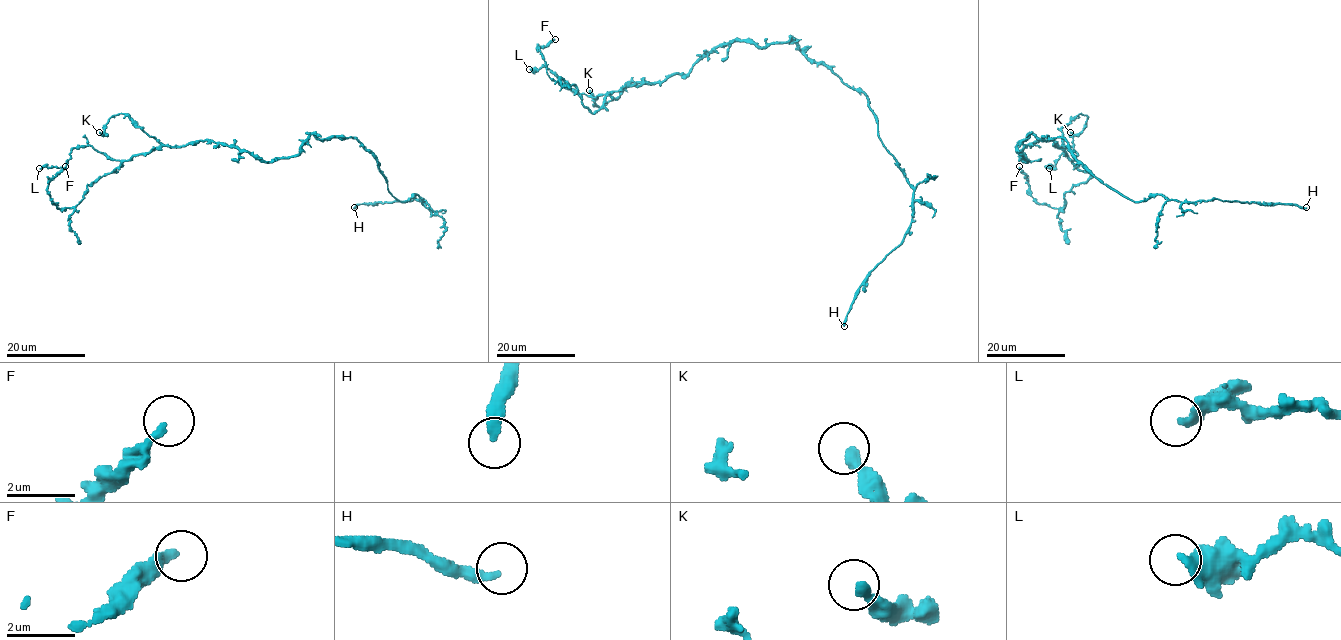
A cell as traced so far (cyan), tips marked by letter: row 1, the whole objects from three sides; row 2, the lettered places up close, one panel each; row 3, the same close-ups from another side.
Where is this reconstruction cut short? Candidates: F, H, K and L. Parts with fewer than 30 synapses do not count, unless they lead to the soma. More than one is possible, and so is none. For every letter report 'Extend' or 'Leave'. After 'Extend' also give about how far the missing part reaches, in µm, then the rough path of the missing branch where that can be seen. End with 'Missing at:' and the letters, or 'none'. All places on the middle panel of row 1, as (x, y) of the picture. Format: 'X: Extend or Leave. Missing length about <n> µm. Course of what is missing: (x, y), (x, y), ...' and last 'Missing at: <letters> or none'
F: Leave
H: Extend. Missing length about 180 µm
K: Leave
L: Leave
Missing at: H

